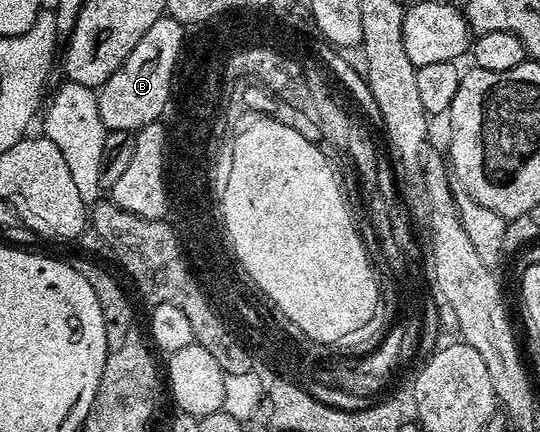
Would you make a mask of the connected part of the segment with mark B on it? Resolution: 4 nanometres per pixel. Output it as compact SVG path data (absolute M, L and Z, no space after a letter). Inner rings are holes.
M160 17L149 25L149 33L137 41L133 53L98 88L101 121L108 131L140 131L145 125L156 122L164 114L168 102L167 78L171 74L172 59L184 50L184 24L170 17Z

